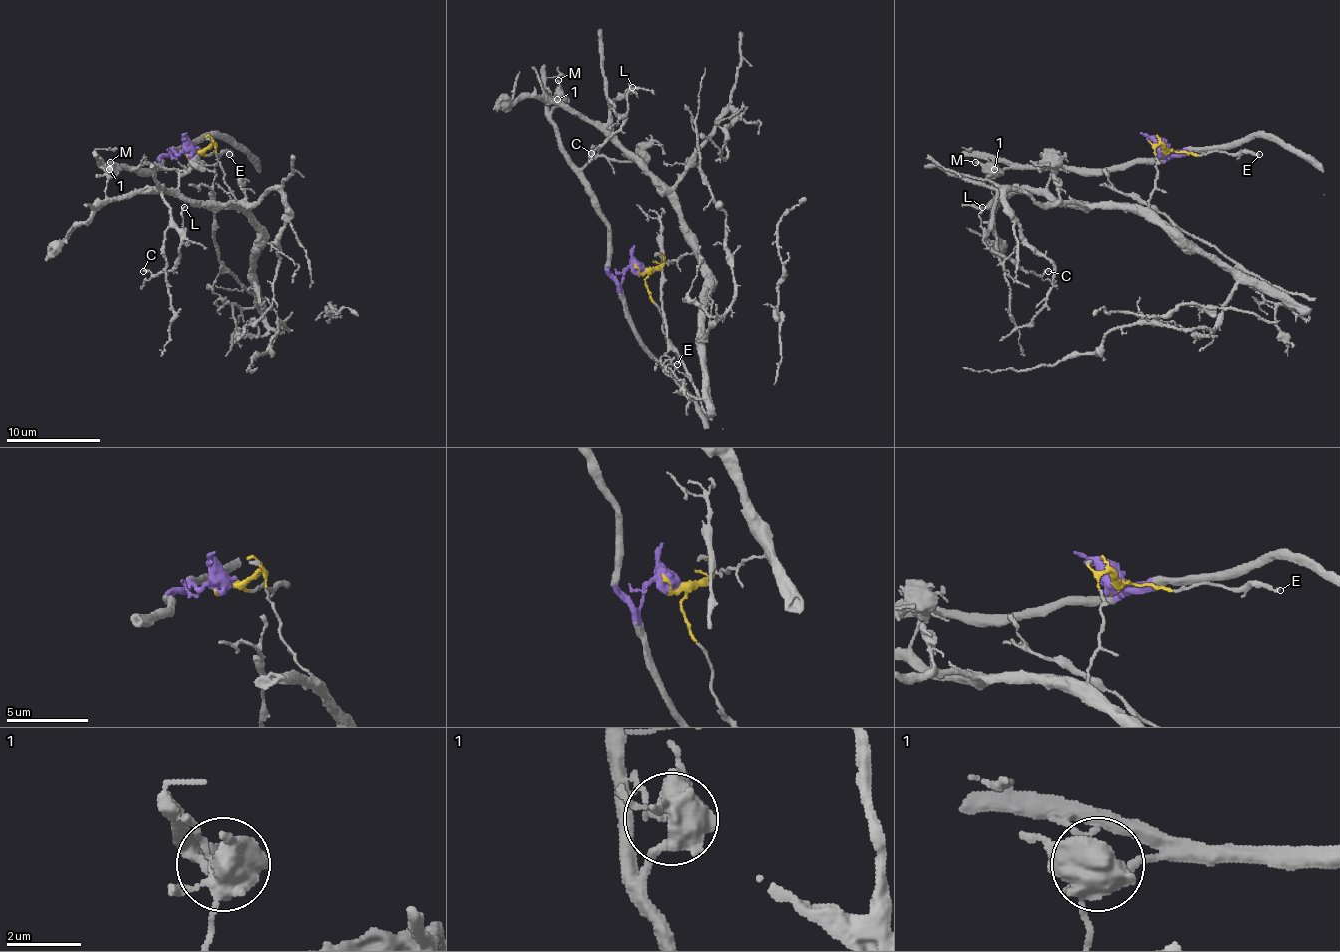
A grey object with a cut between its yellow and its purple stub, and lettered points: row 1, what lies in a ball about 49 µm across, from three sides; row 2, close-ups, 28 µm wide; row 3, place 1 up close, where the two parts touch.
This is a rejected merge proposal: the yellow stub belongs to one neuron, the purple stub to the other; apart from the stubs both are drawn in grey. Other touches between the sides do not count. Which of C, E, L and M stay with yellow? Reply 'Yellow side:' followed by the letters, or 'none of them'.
Yellow side: C, E, L

